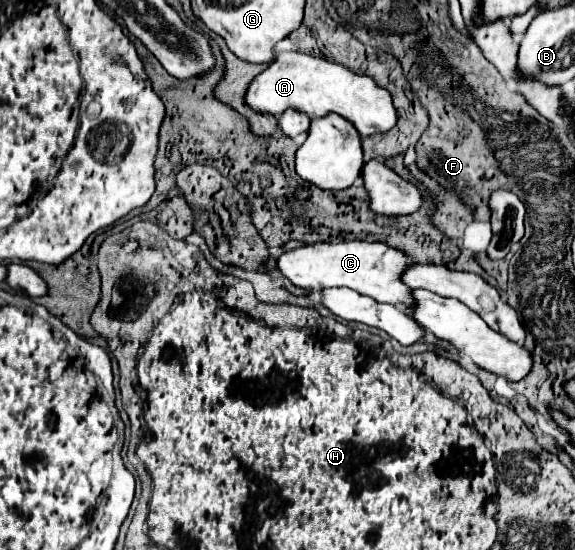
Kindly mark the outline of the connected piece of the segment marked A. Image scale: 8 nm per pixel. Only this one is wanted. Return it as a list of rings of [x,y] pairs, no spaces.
[[[275,50],[275,58],[269,66],[259,72],[247,86],[245,102],[251,110],[263,114],[283,114],[283,110],[299,110],[309,118],[319,118],[323,114],[335,112],[349,118],[361,136],[387,132],[397,122],[397,112],[391,102],[391,94],[377,86],[373,78],[359,76],[341,64],[327,62],[323,58],[313,58],[303,52],[281,52]]]

